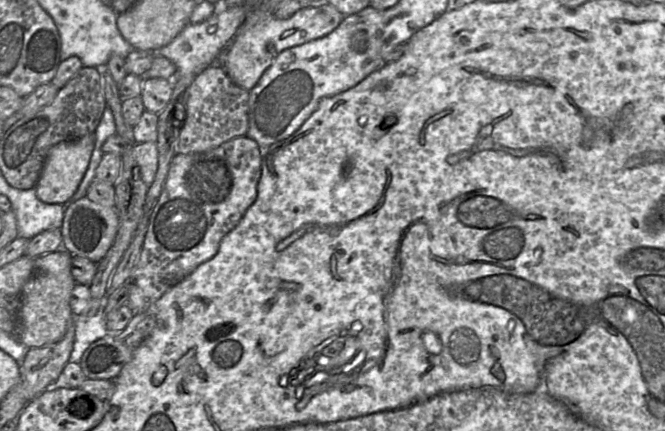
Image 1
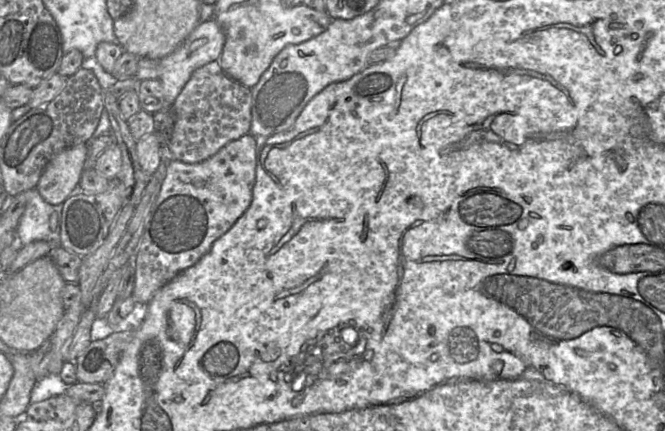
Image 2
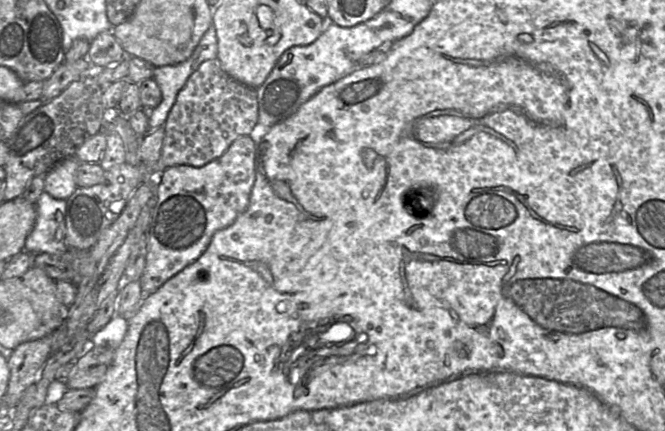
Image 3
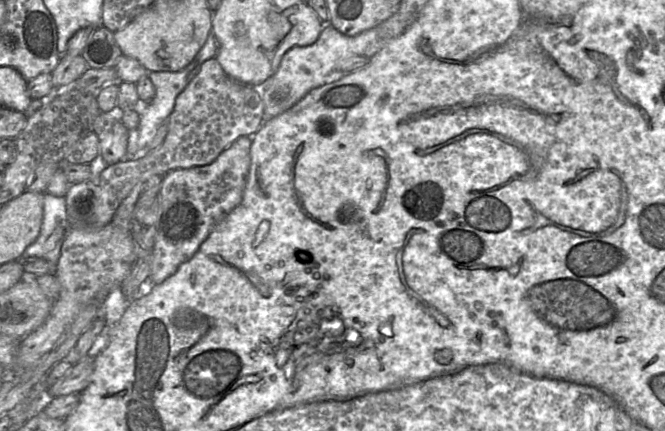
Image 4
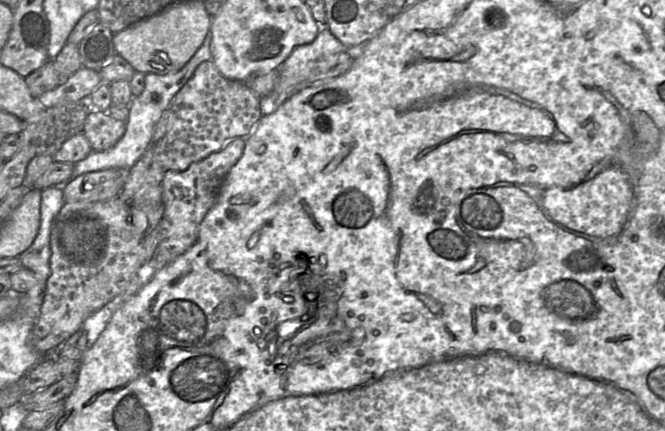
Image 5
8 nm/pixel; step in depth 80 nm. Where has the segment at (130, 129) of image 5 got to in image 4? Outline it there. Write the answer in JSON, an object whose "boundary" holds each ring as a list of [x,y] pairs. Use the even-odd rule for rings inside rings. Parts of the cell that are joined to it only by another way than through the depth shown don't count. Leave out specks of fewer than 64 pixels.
{"boundary":[[[211,31],[204,45],[195,55],[193,60],[180,71],[149,72],[148,77],[154,84],[156,90],[155,96],[150,102],[143,103],[140,109],[134,108],[138,109],[138,112],[140,114],[140,122],[137,129],[132,129],[129,132],[130,135],[128,139],[127,153],[125,154],[125,161],[130,159],[136,159],[137,157],[140,156],[140,152],[144,152],[147,149],[148,145],[154,138],[159,126],[163,122],[165,122],[172,113],[177,96],[187,87],[190,81],[199,72],[203,62],[205,62],[208,59],[215,58],[216,54],[217,54],[217,41],[215,39],[215,35]]]}

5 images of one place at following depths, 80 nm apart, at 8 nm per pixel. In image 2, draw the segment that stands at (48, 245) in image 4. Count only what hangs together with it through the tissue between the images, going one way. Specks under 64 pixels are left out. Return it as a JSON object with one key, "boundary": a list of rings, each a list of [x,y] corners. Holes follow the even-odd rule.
{"boundary":[[[36,188],[25,193],[27,205],[16,229],[16,242],[20,247],[38,240],[60,245],[63,204],[46,202]]]}

